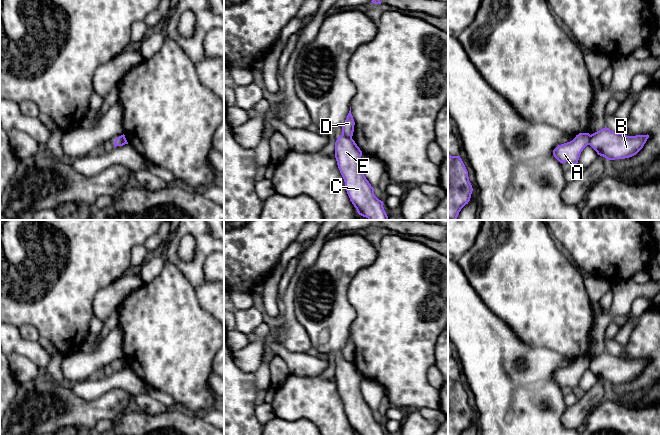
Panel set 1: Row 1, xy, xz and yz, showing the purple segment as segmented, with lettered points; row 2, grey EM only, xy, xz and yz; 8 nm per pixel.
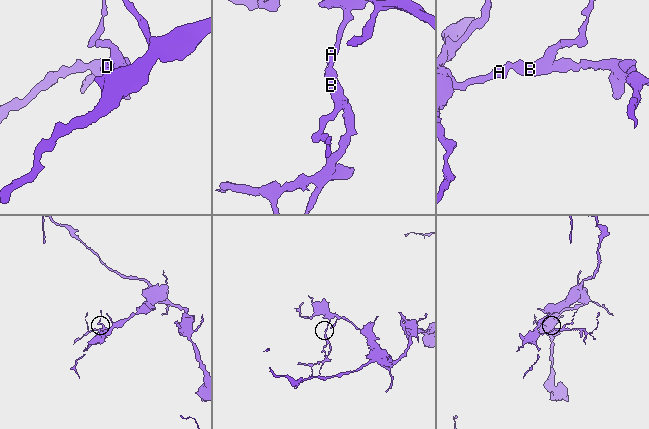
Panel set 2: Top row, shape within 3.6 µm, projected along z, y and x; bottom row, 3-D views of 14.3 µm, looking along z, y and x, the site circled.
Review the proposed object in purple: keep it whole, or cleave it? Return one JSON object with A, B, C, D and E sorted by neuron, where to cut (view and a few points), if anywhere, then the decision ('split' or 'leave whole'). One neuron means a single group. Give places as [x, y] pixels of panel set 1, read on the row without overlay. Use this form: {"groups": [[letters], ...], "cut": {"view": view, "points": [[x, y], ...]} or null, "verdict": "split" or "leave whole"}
{"groups": [["A", "D"], ["B", "C", "E"]], "cut": {"view": "xz", "points": [[341, 359], [351, 361]]}, "verdict": "split"}

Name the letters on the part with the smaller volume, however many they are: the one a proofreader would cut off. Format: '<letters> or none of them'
B, C, E

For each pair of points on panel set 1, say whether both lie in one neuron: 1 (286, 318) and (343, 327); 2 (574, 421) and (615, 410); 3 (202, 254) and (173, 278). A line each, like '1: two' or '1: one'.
1: two
2: two
3: two

